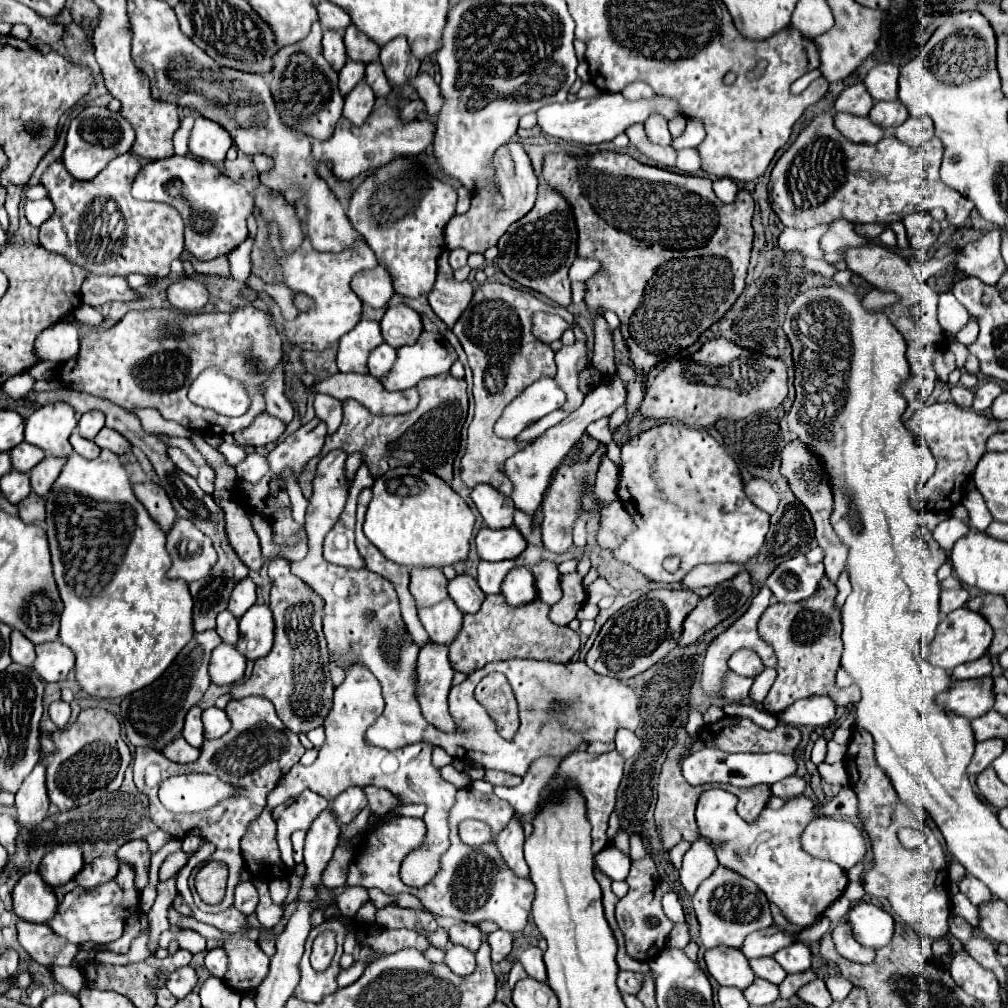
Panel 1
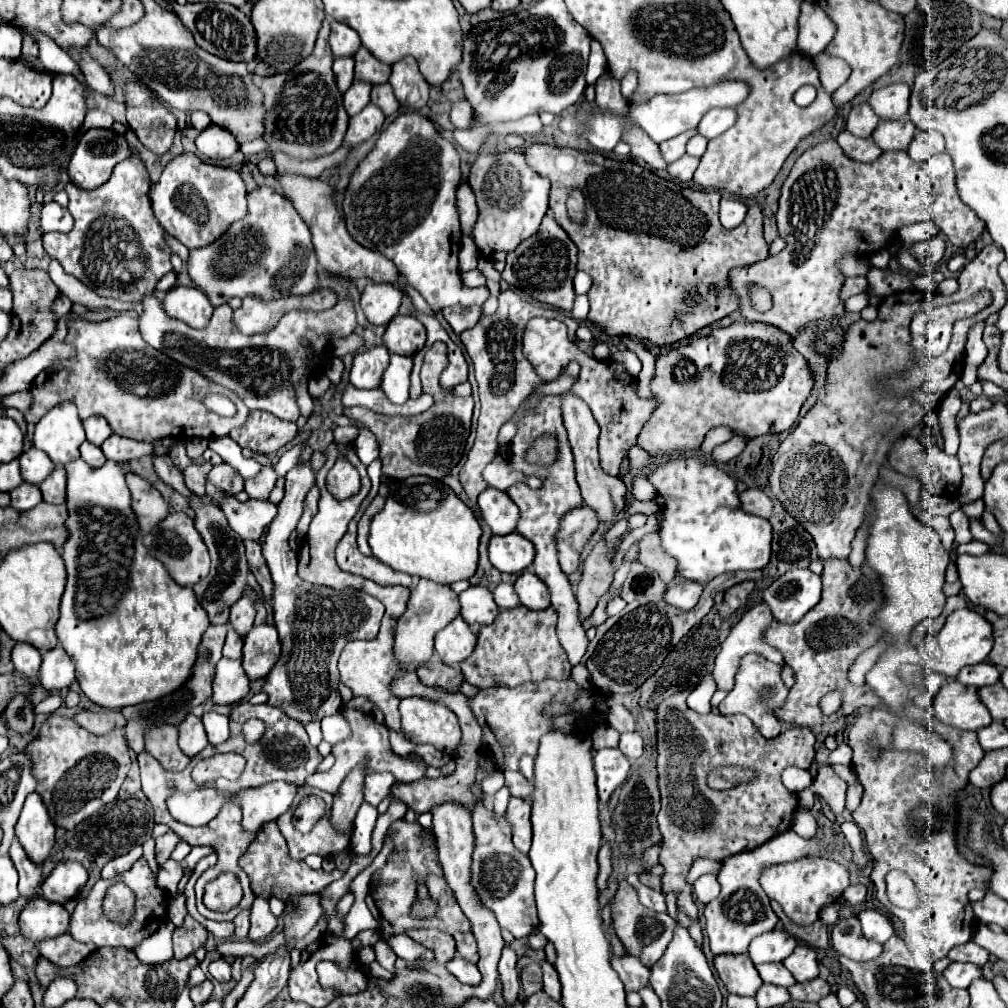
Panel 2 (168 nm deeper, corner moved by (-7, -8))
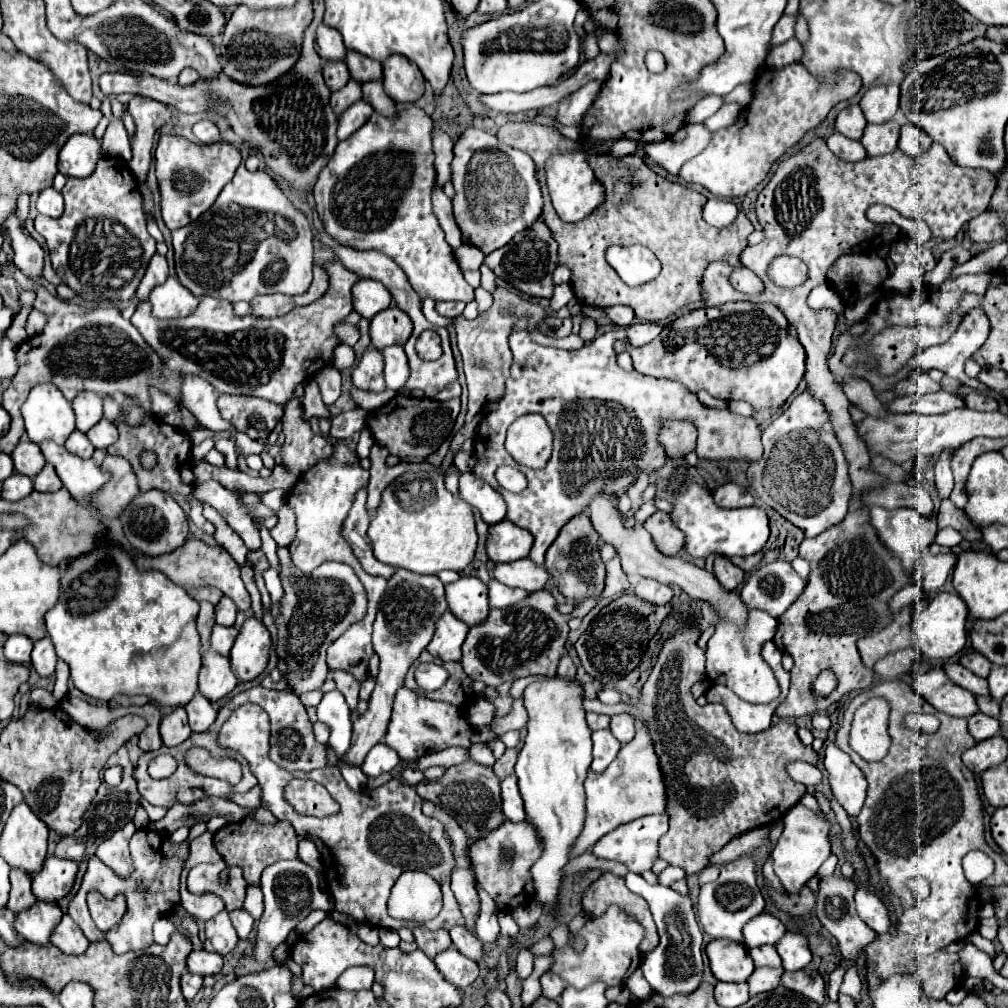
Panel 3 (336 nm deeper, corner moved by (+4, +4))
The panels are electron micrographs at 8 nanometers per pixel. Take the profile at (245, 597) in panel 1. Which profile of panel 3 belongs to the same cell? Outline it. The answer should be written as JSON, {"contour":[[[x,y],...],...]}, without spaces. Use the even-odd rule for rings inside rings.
{"contour":[[[222,596],[220,602],[216,604],[216,622],[220,626],[234,626],[236,612],[238,612],[236,604],[228,596]]]}

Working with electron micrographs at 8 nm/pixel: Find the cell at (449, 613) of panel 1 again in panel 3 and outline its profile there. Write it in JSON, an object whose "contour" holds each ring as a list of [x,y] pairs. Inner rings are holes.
{"contour":[[[446,610],[436,620],[436,632],[432,642],[428,644],[428,652],[444,662],[460,660],[460,646],[468,634],[468,624],[458,620],[450,610]]]}

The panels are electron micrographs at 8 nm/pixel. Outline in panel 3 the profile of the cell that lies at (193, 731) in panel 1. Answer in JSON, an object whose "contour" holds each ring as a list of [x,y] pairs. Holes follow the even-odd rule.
{"contour":[[[182,706],[174,708],[170,714],[166,714],[160,722],[160,736],[164,746],[178,746],[182,744],[188,736],[192,734],[188,720],[186,720],[186,710]]]}

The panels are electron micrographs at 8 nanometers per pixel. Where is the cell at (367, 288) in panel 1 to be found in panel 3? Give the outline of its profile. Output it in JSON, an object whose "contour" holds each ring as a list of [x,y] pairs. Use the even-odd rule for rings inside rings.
{"contour":[[[360,278],[354,286],[352,286],[352,302],[354,302],[354,310],[364,316],[364,318],[372,318],[374,314],[386,310],[390,306],[390,292],[382,282],[376,280],[364,280]]]}

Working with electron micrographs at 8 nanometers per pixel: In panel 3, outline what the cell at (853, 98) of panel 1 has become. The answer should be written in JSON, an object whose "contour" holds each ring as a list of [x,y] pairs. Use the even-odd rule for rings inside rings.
{"contour":[[[858,104],[844,108],[836,118],[836,132],[844,134],[848,138],[854,138],[854,140],[862,138],[864,126],[866,126],[866,120],[864,120],[864,114]]]}

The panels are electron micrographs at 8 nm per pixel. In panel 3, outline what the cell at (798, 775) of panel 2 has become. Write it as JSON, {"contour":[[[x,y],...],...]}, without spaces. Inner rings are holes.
{"contour":[[[800,760],[790,762],[786,766],[786,772],[788,772],[788,776],[792,780],[796,780],[800,784],[806,784],[806,786],[816,786],[820,782],[820,778],[822,778],[822,774],[820,774],[820,770],[816,766],[812,766],[808,762],[800,762]]]}

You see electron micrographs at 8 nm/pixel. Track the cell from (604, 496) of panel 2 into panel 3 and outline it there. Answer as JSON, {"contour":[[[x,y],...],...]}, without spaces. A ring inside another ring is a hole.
{"contour":[[[596,496],[592,500],[592,504],[588,504],[586,514],[594,526],[594,530],[600,534],[600,538],[606,544],[612,544],[620,556],[622,562],[622,570],[628,576],[640,578],[654,578],[662,584],[678,584],[690,598],[698,598],[698,600],[708,600],[716,606],[720,618],[728,618],[728,620],[736,620],[736,622],[744,622],[746,620],[746,604],[740,600],[740,596],[736,592],[726,592],[722,590],[720,582],[714,578],[714,574],[710,574],[704,568],[698,568],[682,558],[672,558],[672,556],[664,556],[656,550],[650,534],[644,528],[626,528],[620,512],[614,508],[614,496]]]}

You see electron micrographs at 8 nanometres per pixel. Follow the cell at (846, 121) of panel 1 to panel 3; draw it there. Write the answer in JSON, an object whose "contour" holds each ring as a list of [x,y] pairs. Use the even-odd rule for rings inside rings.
{"contour":[[[834,132],[832,136],[828,136],[828,148],[842,160],[850,160],[850,162],[856,162],[856,160],[862,160],[866,158],[866,150],[864,146],[860,144],[860,140],[848,140],[844,134],[838,134]]]}

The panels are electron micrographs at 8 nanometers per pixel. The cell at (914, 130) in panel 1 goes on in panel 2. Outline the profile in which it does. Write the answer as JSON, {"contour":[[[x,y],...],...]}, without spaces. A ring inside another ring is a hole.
{"contour":[[[919,130],[909,146],[909,156],[917,162],[927,162],[931,156],[945,152],[945,140],[939,132],[923,132]]]}

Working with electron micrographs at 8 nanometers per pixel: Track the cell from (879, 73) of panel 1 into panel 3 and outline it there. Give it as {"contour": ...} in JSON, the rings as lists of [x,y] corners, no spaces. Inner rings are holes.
{"contour":[[[878,84],[864,92],[860,108],[868,122],[880,124],[884,120],[894,118],[898,110],[898,98],[900,98],[898,84]]]}

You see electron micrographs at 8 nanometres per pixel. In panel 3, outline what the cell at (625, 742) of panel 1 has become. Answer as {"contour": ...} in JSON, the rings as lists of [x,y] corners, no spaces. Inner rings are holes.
{"contour":[[[616,714],[610,718],[610,730],[612,734],[622,742],[630,742],[636,734],[636,724],[634,724],[634,718],[628,716],[628,714]]]}

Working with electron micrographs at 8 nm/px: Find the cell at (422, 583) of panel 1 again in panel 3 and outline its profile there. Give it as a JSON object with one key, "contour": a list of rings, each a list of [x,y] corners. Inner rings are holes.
{"contour":[[[396,570],[394,576],[388,580],[388,588],[378,606],[378,616],[376,616],[374,634],[372,634],[374,652],[380,658],[380,672],[376,676],[376,688],[368,702],[370,704],[368,710],[354,722],[352,744],[350,744],[348,756],[344,756],[342,762],[360,766],[368,750],[384,738],[388,720],[392,714],[394,694],[402,686],[408,668],[414,664],[414,660],[432,640],[434,622],[446,610],[448,610],[448,602],[444,596],[444,584],[440,582],[438,576],[422,576],[410,570]]]}

